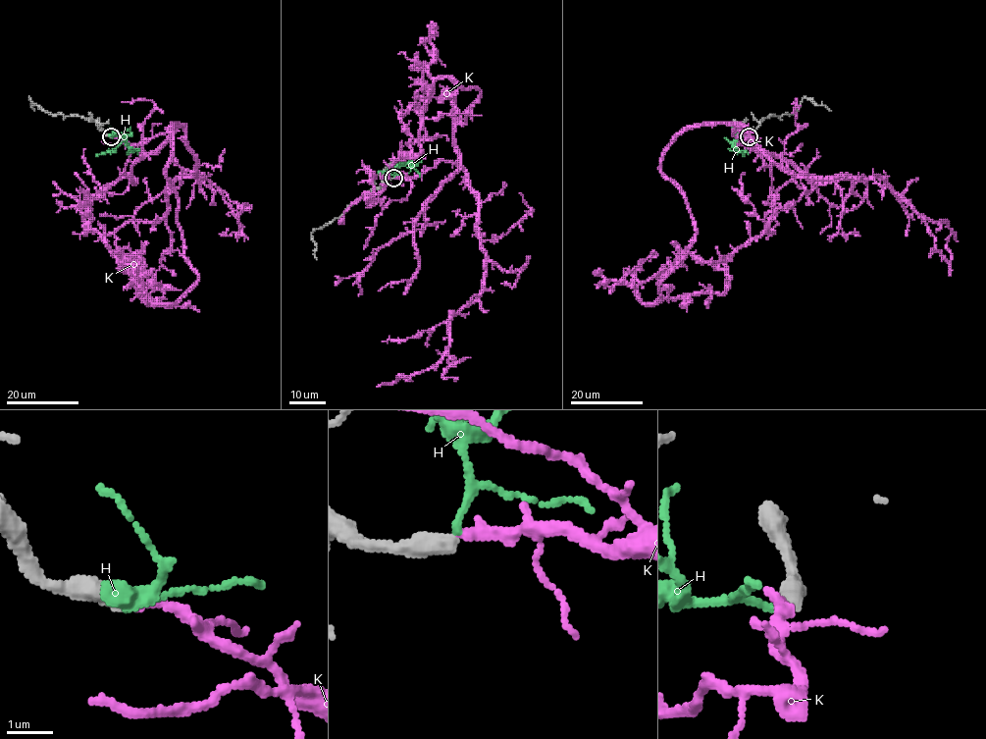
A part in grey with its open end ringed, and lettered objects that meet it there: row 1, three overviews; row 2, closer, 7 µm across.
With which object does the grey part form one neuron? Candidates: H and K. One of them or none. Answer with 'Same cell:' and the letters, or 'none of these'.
Same cell: K

